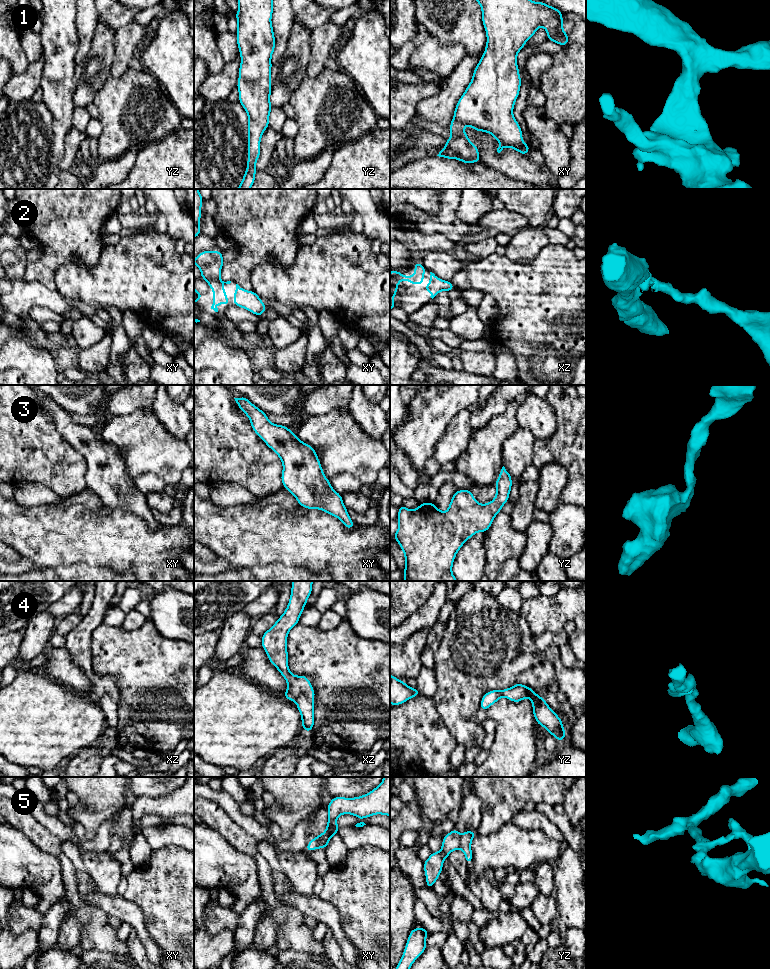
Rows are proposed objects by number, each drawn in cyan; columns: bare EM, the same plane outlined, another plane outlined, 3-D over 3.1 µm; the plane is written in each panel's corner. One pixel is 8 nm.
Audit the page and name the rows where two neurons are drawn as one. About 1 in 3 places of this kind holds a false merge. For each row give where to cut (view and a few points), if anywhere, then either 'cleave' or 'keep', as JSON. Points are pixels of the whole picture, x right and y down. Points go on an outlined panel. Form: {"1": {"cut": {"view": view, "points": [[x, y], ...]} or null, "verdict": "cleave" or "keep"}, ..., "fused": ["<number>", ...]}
{"1": {"cut": null, "verdict": "keep"}, "2": {"cut": null, "verdict": "keep"}, "3": {"cut": null, "verdict": "keep"}, "4": {"cut": null, "verdict": "keep"}, "5": {"cut": {"view": "yz", "points": [[461, 835], [459, 847]]}, "verdict": "cleave"}, "fused": ["5"]}

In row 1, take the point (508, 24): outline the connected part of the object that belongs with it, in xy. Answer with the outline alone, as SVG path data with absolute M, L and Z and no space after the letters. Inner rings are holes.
M476 0L482 10L482 22L485 27L487 43L484 54L473 71L472 80L466 88L464 94L460 97L454 110L454 117L450 123L451 137L446 140L446 146L437 156L447 159L459 159L462 163L480 162L477 146L469 141L469 136L465 134L464 125L472 127L475 131L488 132L500 143L497 152L500 153L504 147L511 147L526 156L531 149L526 145L522 138L520 125L513 116L513 108L516 99L519 96L521 87L521 77L517 66L517 54L524 48L525 42L533 37L537 28L543 26L547 31L547 40L558 43L560 46L569 44L568 33L563 31L563 22L566 19L561 18L564 13L555 7L532 0Z

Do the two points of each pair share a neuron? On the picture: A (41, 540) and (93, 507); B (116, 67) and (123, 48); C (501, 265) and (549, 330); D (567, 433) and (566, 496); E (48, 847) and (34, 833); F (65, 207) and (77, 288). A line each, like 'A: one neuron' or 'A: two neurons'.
A: two neurons
B: one neuron
C: one neuron
D: one neuron
E: one neuron
F: two neurons

